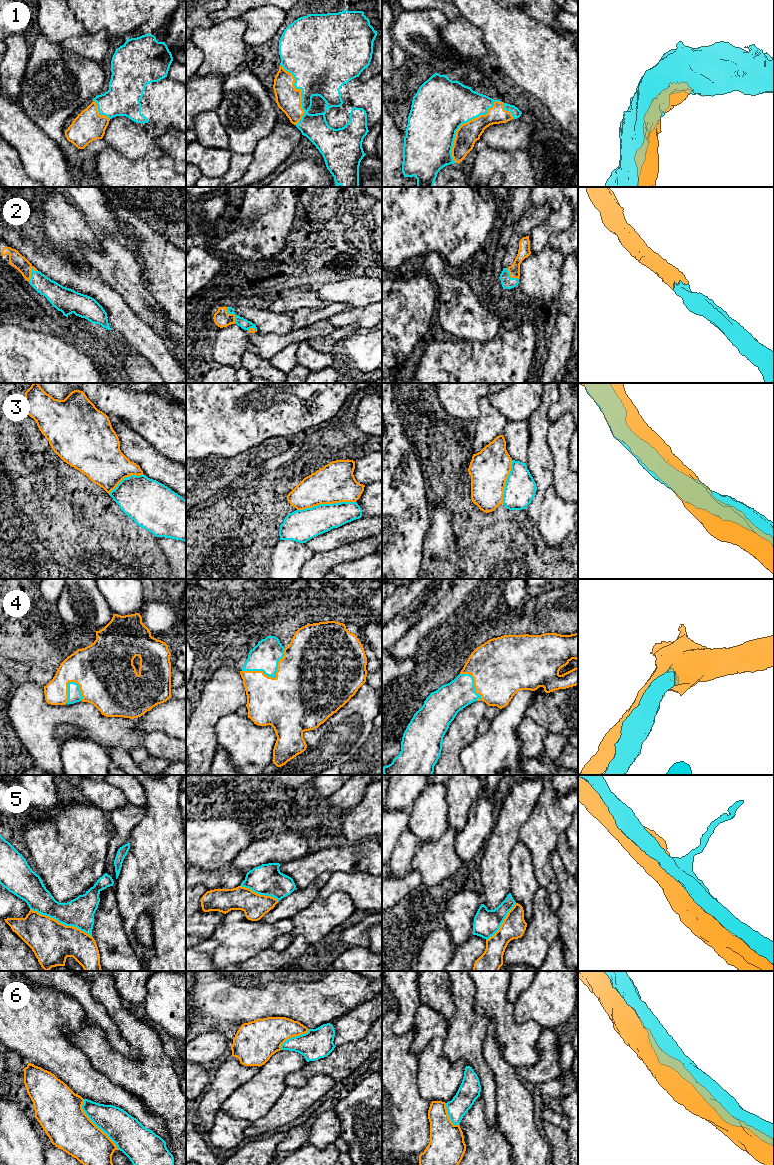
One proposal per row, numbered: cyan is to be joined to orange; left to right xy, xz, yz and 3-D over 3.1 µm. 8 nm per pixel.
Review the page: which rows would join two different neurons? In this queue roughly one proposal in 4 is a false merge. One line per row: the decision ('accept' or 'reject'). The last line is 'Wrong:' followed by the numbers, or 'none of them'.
1: accept
2: accept
3: accept
4: accept
5: accept
6: accept
Wrong: none of them

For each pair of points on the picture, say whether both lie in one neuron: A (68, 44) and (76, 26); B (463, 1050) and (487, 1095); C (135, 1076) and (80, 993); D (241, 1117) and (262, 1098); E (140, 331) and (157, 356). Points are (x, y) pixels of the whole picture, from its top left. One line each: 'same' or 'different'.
A: different
B: same
C: different
D: same
E: same

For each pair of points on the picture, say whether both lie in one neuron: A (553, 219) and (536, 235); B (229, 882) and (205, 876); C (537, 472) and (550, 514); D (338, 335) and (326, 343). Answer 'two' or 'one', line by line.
A: one
B: one
C: two
D: one

